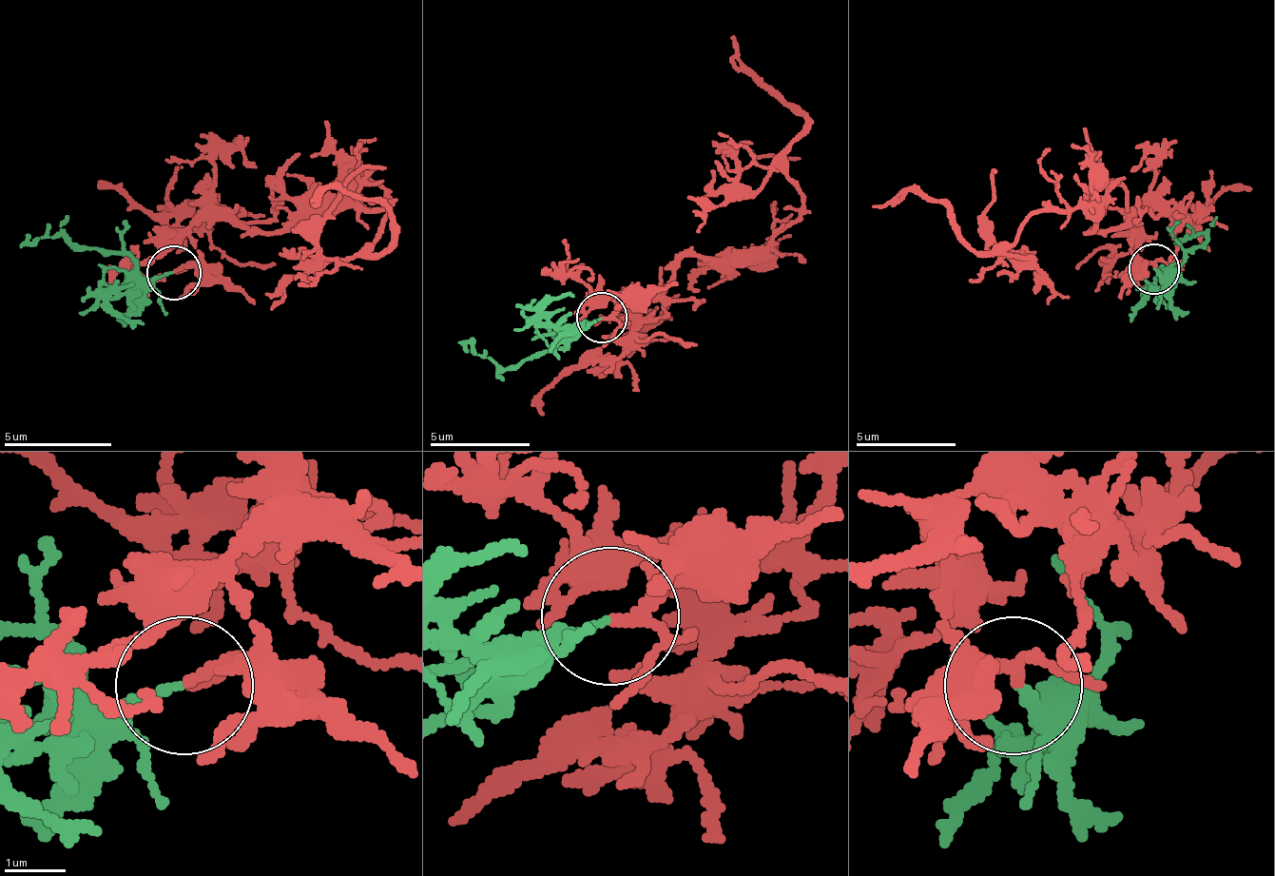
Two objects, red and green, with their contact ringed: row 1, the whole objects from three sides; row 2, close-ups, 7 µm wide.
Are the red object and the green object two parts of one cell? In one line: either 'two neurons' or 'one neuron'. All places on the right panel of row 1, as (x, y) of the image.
one neuron

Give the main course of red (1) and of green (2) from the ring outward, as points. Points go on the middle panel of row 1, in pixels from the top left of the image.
1: (603, 319), (618, 298), (653, 293), (684, 258), (749, 258), (800, 212), (784, 157), (804, 117), (729, 36)
2: (603, 319), (583, 328), (557, 348), (532, 354), (507, 368), (467, 354), (456, 343)

